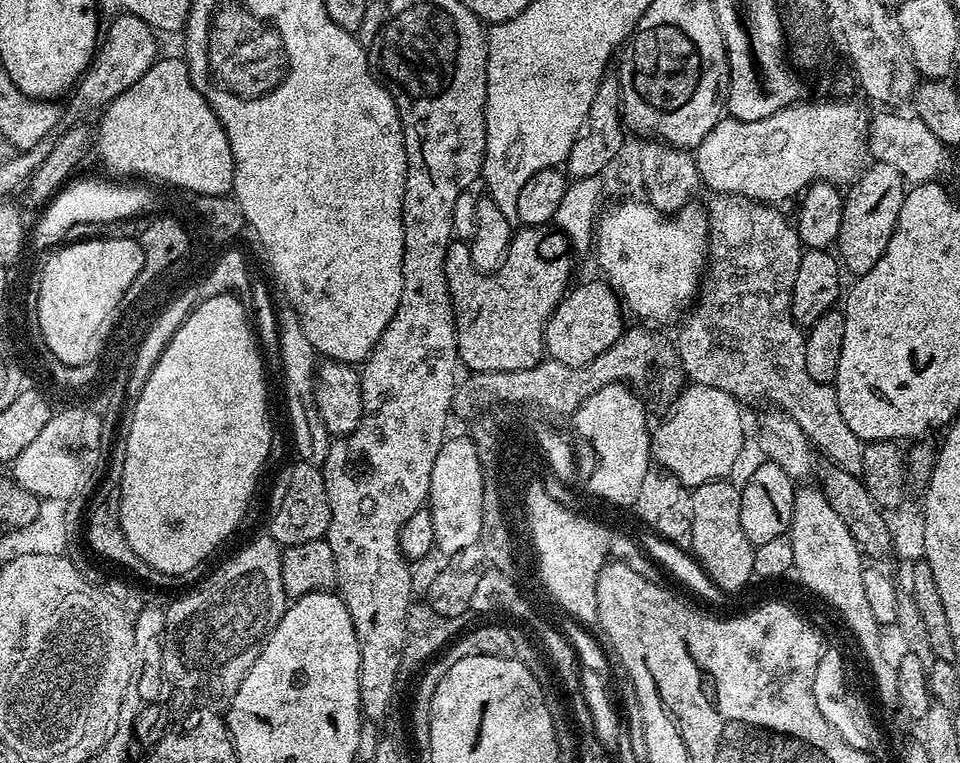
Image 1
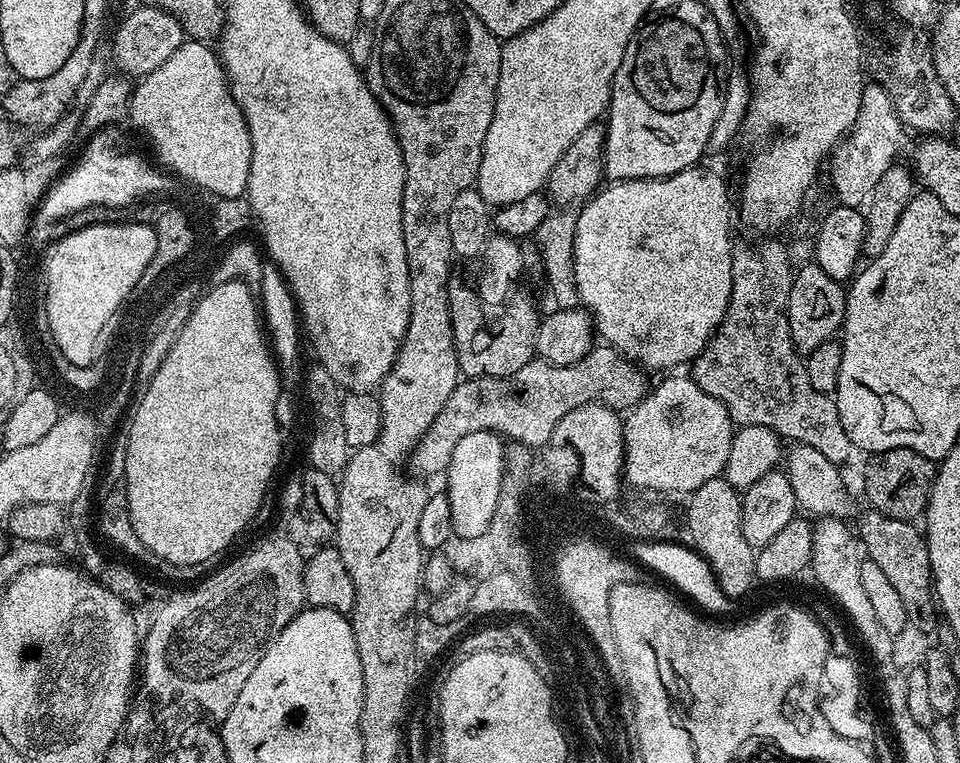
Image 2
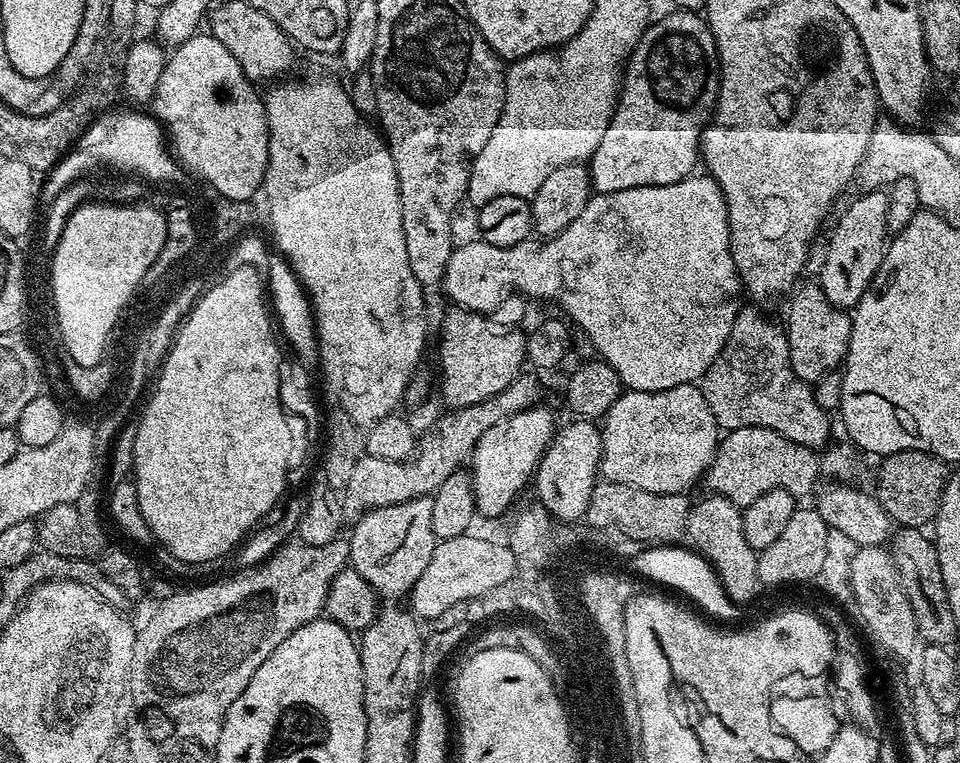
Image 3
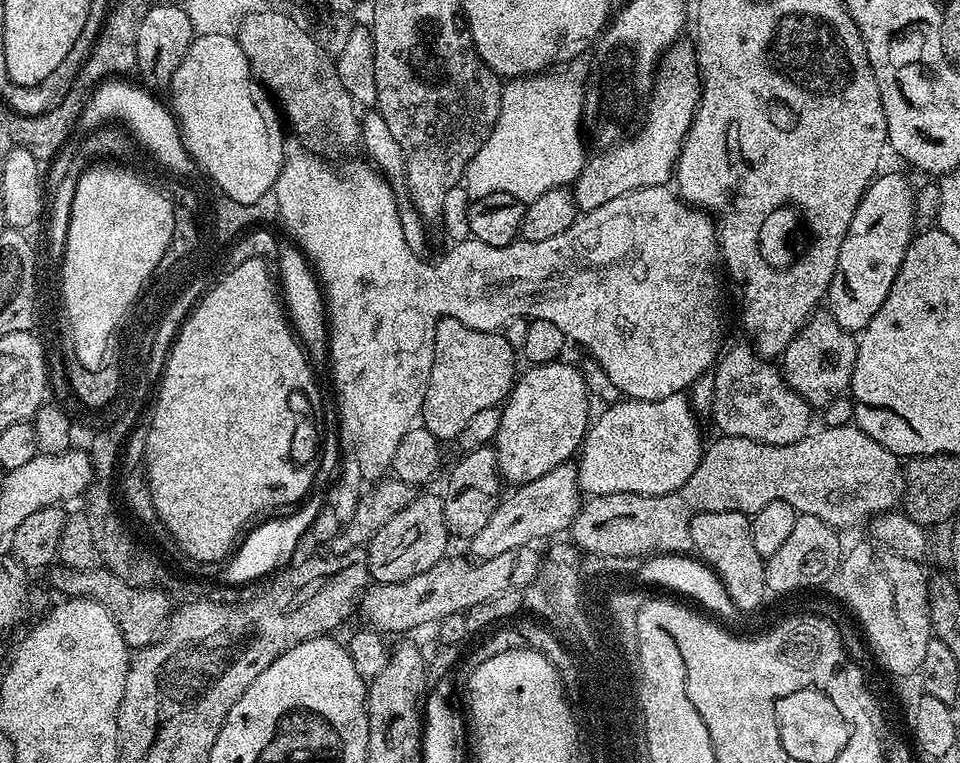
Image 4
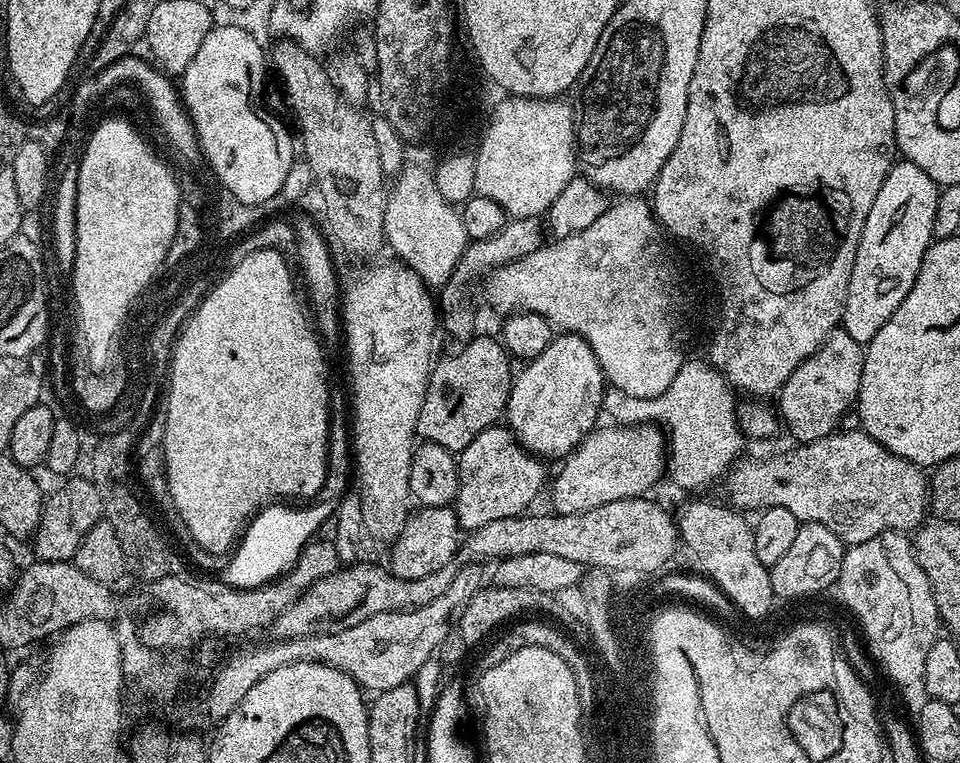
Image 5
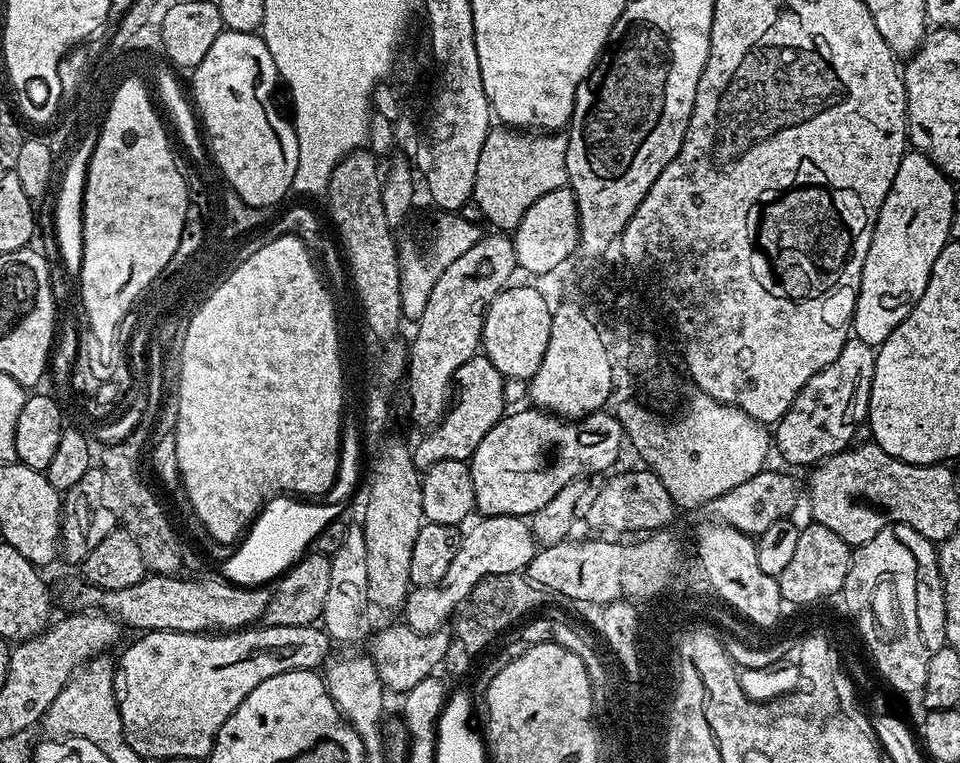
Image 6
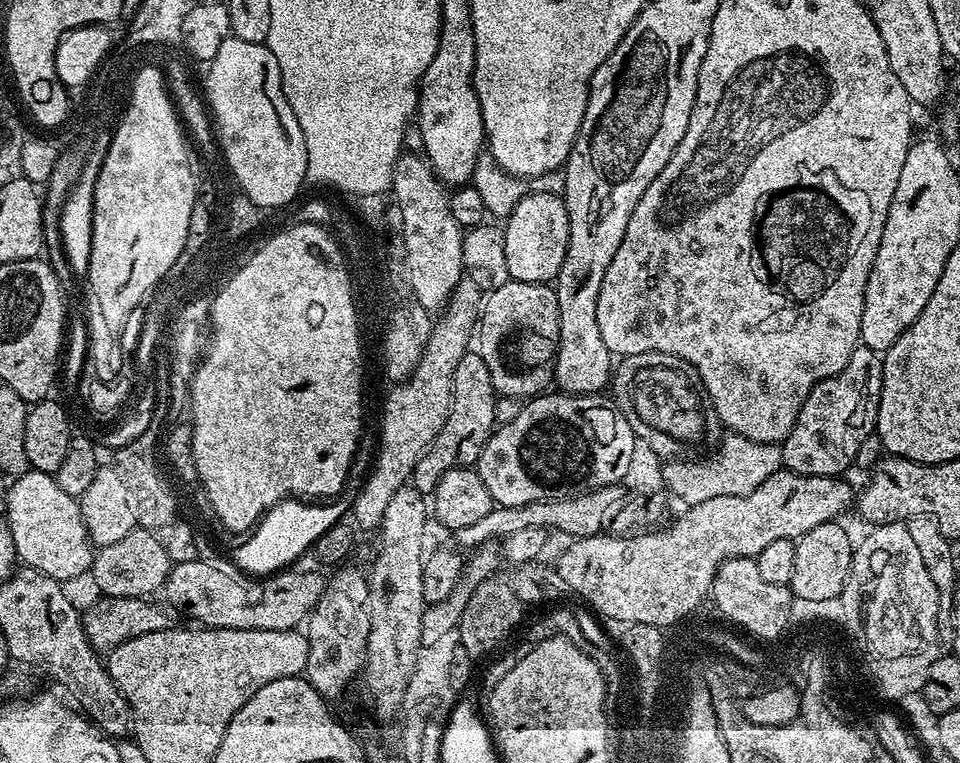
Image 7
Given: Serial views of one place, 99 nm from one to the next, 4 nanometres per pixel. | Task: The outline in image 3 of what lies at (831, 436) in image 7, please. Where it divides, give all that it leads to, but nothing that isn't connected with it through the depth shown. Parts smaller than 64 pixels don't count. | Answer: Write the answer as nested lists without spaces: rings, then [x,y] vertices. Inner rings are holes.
[[[819,283],[803,284],[791,293],[786,331],[790,366],[796,377],[813,386],[843,365],[844,356],[848,353],[852,317],[845,309],[833,306],[830,298],[826,298],[826,294],[820,289]]]

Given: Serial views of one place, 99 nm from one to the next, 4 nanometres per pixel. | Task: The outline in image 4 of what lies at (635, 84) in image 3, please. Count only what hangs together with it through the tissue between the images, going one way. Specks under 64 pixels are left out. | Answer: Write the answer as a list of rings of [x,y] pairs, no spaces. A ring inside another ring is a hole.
[[[684,43],[673,44],[656,69],[650,99],[646,104],[648,117],[644,120],[644,129],[621,144],[613,143],[609,152],[601,156],[589,155],[585,159],[584,169],[570,188],[581,213],[602,206],[602,202],[610,202],[610,198],[618,198],[618,194],[630,194],[630,190],[650,186],[664,186],[673,179],[676,159],[680,157],[684,139],[700,105],[700,62],[696,59],[695,47],[691,43]]]

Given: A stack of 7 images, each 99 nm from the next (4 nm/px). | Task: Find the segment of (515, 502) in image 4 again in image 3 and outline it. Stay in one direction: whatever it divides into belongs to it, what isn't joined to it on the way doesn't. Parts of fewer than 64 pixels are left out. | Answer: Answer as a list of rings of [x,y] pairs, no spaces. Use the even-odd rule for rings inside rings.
[[[576,418],[573,424],[559,429],[536,467],[534,488],[539,507],[557,521],[580,522],[585,519],[592,487],[598,483],[600,470],[601,429],[591,419]]]

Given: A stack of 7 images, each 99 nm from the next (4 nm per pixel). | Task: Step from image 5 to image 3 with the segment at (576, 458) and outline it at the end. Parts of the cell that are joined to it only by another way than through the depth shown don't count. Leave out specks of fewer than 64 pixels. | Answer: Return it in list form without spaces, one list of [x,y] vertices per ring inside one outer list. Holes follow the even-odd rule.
[[[696,384],[674,386],[661,392],[621,391],[620,397],[602,417],[599,475],[610,482],[638,486],[650,494],[684,494],[695,480],[699,481],[716,457],[718,425],[710,406]]]

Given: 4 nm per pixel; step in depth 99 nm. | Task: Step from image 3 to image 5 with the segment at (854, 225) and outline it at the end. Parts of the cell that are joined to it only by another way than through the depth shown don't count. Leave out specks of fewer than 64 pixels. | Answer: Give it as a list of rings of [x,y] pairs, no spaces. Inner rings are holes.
[[[903,158],[897,159],[886,174],[882,190],[878,190],[870,214],[866,214],[866,226],[862,226],[862,238],[844,299],[842,331],[850,334],[854,342],[869,344],[874,334],[886,326],[890,314],[902,306],[906,294],[910,294],[922,258],[934,239],[934,216],[941,191],[941,185],[936,184],[926,170]]]

